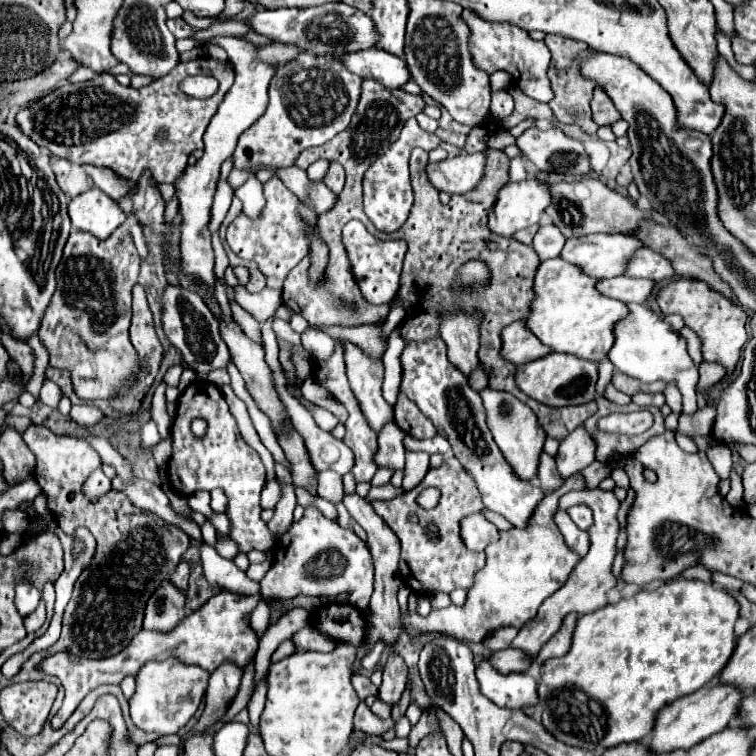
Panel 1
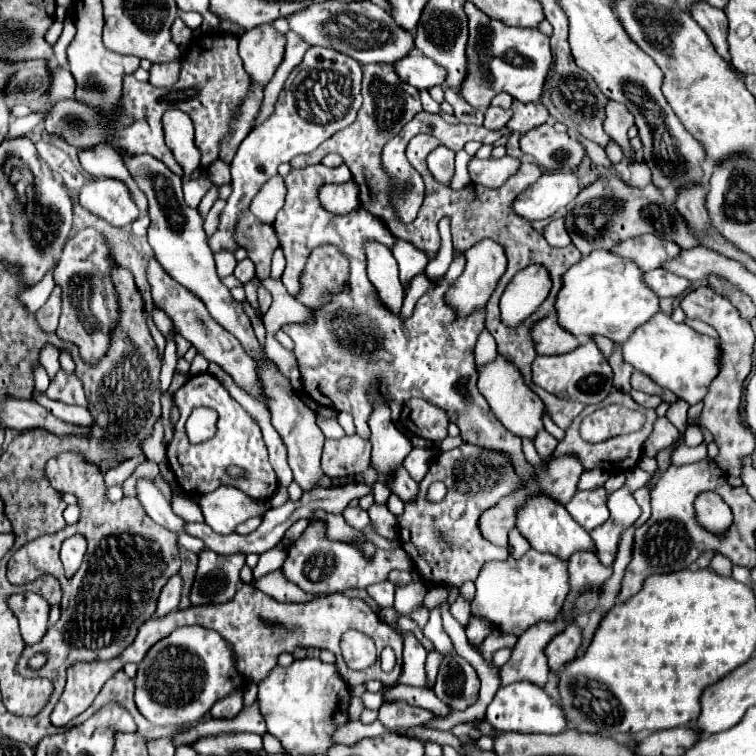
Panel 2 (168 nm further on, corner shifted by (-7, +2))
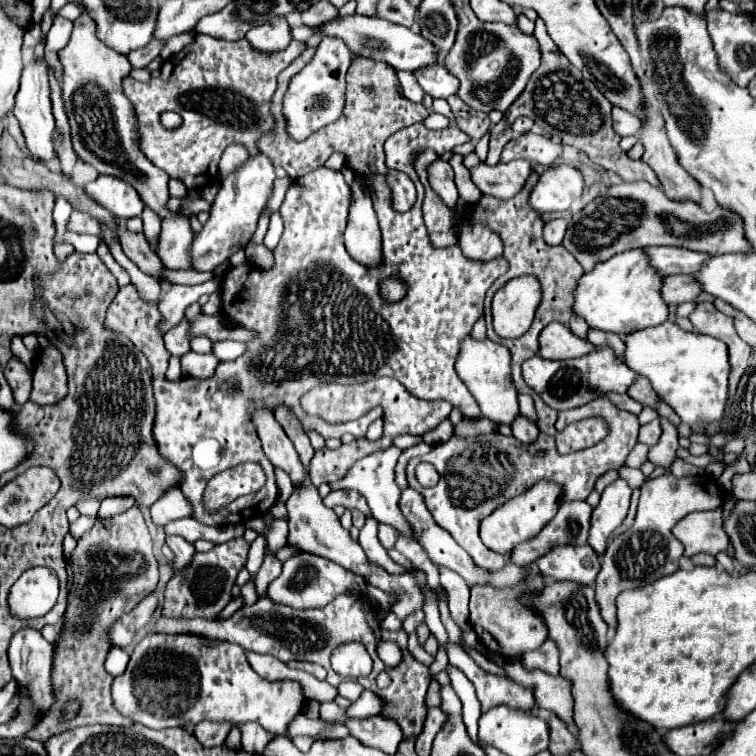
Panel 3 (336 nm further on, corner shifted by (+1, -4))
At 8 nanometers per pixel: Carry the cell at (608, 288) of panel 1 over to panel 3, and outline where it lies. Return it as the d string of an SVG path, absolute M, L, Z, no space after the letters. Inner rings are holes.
M666 276L662 280L662 288L660 288L660 296L666 304L682 304L682 302L690 302L700 294L700 284L688 276L688 278L680 278L680 276Z

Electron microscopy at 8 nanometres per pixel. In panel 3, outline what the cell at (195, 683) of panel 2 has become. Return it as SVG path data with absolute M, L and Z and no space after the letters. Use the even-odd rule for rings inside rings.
M146 634L136 644L126 672L114 678L112 700L116 710L120 710L120 714L152 730L180 726L180 718L192 724L210 718L216 722L228 720L232 724L258 722L266 732L274 736L286 736L288 726L292 724L298 712L304 712L304 704L306 704L304 690L298 682L290 682L290 680L268 682L260 678L252 670L252 666L248 666L242 646L230 642L212 642L192 634Z

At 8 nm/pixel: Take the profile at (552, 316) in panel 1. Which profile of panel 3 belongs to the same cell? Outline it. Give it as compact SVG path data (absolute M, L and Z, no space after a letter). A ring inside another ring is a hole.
M628 250L596 264L592 272L580 276L574 290L572 312L584 318L590 328L626 336L638 328L658 326L668 318L668 308L660 298L660 286L662 276L656 274L652 266L648 266L642 250Z

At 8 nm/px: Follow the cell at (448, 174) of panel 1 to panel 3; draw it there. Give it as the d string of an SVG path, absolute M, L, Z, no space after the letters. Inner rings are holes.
M514 160L508 164L480 164L470 170L472 172L472 182L480 188L482 194L490 194L494 198L512 198L518 194L532 172L532 166L524 160Z

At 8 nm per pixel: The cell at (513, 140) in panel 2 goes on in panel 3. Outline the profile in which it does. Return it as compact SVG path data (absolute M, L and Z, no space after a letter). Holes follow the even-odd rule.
M536 20L536 30L534 36L540 42L540 50L542 50L542 64L540 68L532 74L526 90L520 94L520 98L504 112L504 118L490 128L490 152L486 158L488 166L496 166L500 162L502 150L506 146L506 142L510 140L510 126L512 122L522 116L522 114L538 114L538 126L546 132L546 134L554 134L556 138L566 138L568 132L568 144L576 146L578 150L586 152L588 158L598 164L604 170L612 170L616 172L624 182L636 182L636 180L646 180L652 186L660 186L656 174L652 172L652 168L648 164L644 164L642 160L632 160L628 158L628 154L618 146L620 136L614 134L612 130L612 120L610 120L610 110L612 104L604 98L604 94L600 94L600 90L596 90L594 82L588 82L570 62L568 58L564 58L564 54L560 54L558 46L554 44L554 40L548 36L546 32L546 24L544 20Z

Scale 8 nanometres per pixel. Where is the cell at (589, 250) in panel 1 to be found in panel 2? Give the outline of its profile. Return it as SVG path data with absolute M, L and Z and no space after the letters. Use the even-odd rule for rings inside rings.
M644 234L616 244L612 252L634 260L642 272L650 272L660 268L666 260L676 258L682 252L682 248L676 242L670 242L652 234Z

